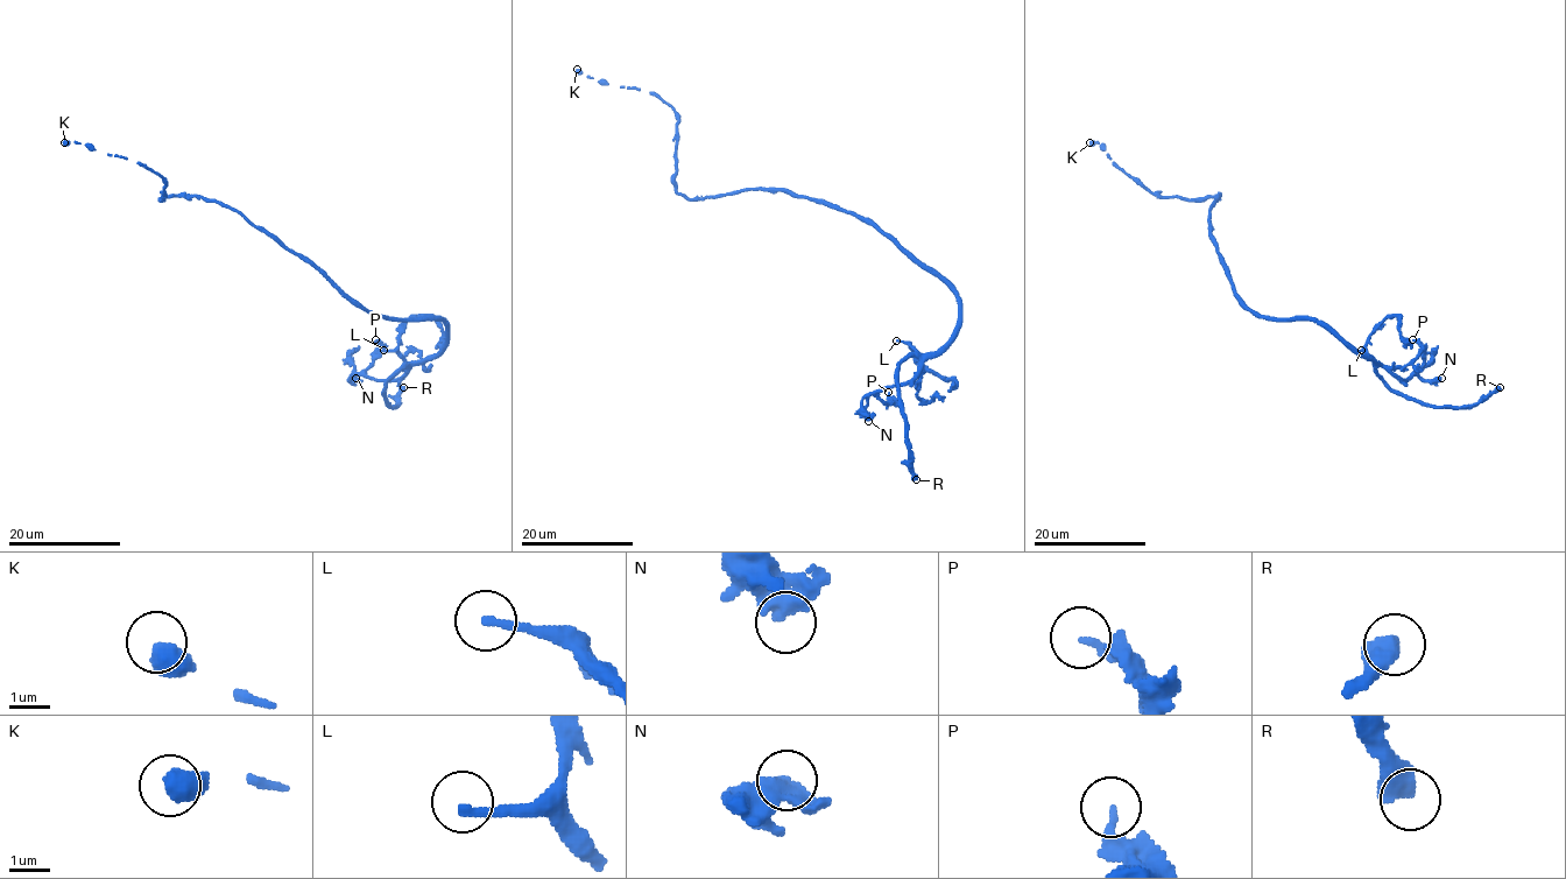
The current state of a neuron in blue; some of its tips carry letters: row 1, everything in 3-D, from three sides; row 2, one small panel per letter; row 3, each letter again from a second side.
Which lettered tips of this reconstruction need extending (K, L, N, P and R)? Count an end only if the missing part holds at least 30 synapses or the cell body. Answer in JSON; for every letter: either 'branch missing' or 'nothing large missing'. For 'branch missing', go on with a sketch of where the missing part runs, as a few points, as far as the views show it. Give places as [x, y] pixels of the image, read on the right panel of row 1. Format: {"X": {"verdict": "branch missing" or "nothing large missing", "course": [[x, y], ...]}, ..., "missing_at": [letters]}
{"K": {"verdict": "nothing large missing"}, "L": {"verdict": "branch missing", "course": [[1361, 350], [1387, 333], [1395, 322]]}, "N": {"verdict": "nothing large missing"}, "P": {"verdict": "nothing large missing"}, "R": {"verdict": "branch missing", "course": [[1500, 387], [1507, 381], [1504, 372], [1467, 392]]}, "missing_at": ["L", "R"]}

